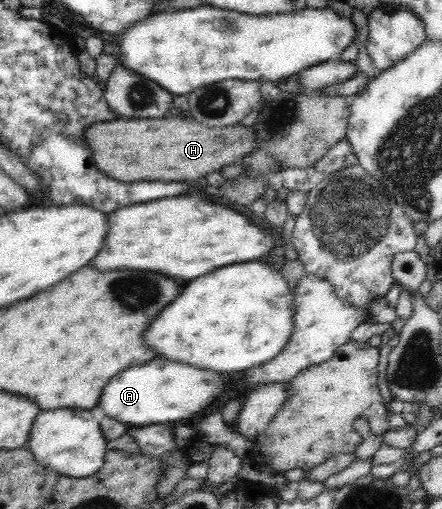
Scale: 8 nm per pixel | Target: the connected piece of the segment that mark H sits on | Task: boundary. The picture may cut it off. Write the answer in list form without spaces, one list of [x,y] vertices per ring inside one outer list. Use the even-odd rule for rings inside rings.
[[[192,118],[161,119],[122,119],[112,122],[94,122],[85,129],[86,145],[92,153],[94,165],[104,174],[110,174],[110,178],[122,178],[122,182],[140,182],[140,180],[164,180],[164,182],[186,182],[191,184],[208,173],[220,170],[226,164],[232,164],[250,154],[256,148],[254,134],[250,128],[242,128],[241,125],[225,126],[222,128],[210,128],[200,124]]]

